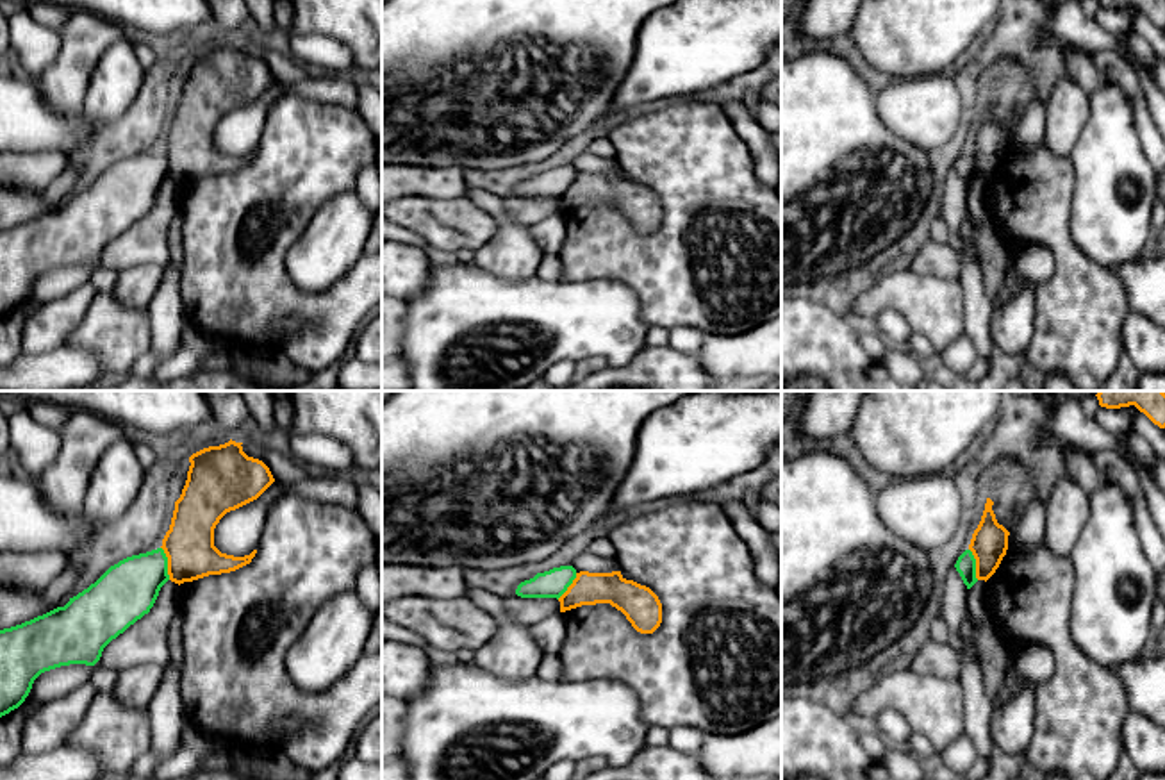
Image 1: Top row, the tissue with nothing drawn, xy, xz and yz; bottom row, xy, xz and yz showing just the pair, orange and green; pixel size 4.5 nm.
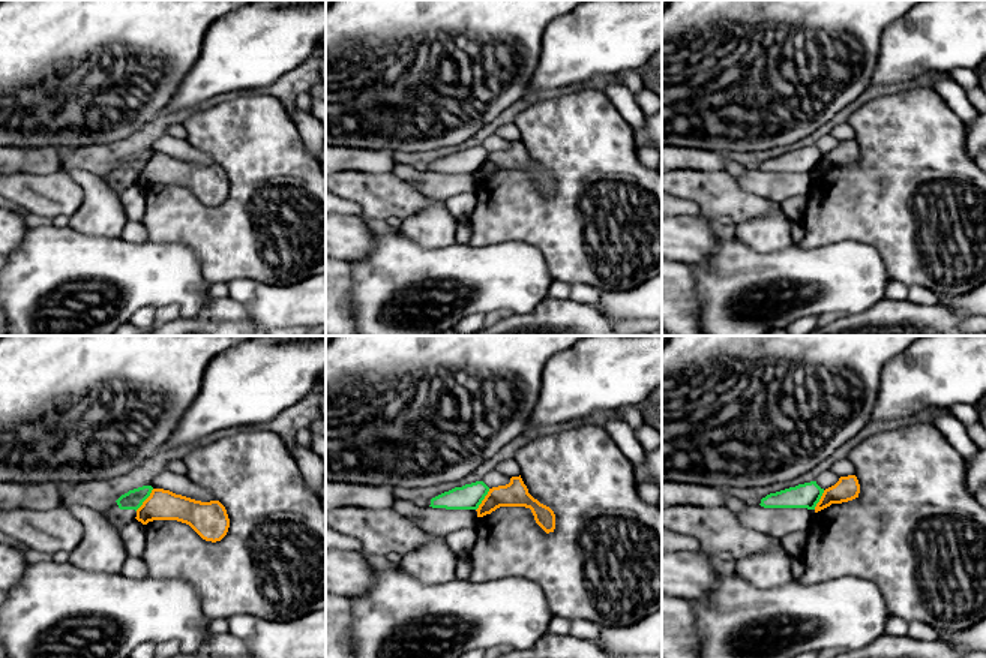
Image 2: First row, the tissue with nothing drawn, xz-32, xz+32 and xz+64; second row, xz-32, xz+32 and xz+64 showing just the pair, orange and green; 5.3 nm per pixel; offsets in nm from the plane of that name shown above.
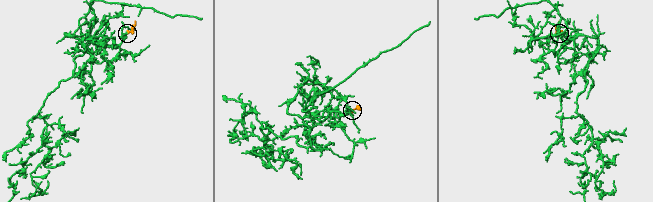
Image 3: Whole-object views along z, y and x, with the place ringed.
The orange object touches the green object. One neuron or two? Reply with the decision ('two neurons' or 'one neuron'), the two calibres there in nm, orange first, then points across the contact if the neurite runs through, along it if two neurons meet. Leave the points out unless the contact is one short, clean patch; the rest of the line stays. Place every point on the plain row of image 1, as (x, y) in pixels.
two neurons; calibres 220 and 260 nm; border xy (161, 147), (170, 179)

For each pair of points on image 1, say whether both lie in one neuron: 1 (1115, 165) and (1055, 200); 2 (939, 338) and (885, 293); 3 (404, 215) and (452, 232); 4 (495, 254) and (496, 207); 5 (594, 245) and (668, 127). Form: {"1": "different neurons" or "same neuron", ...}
{"1": "different neurons", "2": "same neuron", "3": "same neuron", "4": "same neuron", "5": "same neuron"}

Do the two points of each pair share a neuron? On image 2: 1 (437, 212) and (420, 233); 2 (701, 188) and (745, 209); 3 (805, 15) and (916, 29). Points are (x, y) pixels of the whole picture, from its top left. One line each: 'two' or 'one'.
1: one
2: one
3: two

